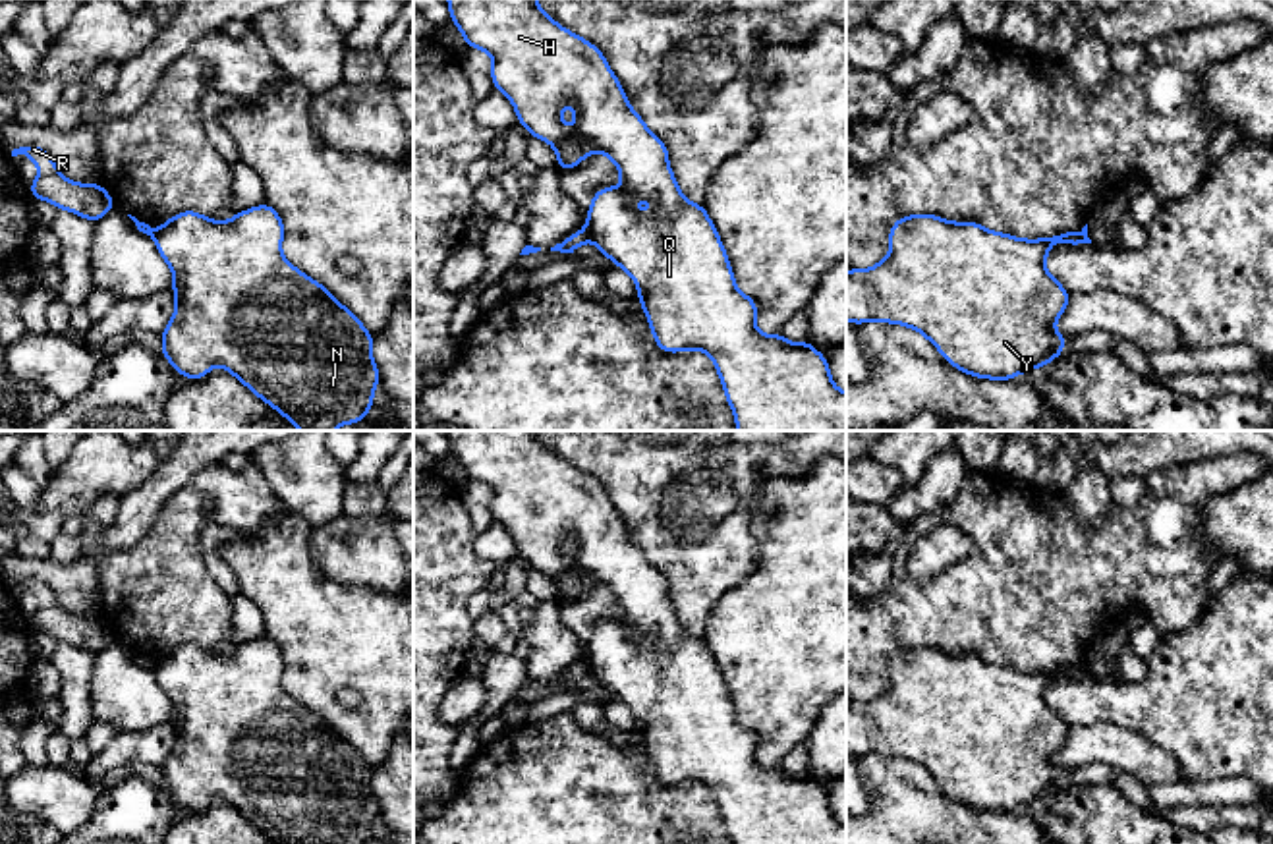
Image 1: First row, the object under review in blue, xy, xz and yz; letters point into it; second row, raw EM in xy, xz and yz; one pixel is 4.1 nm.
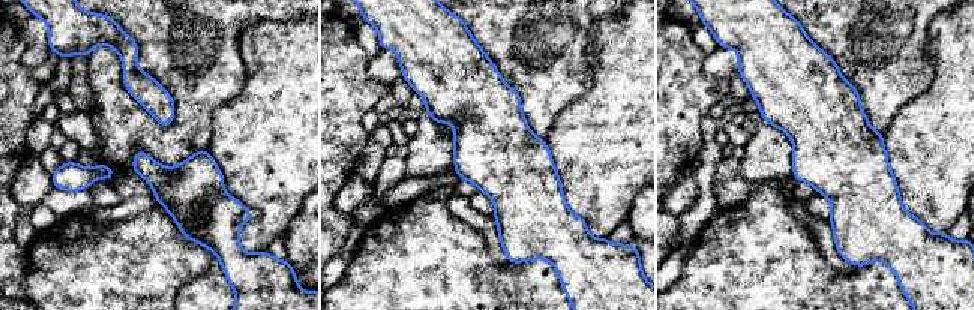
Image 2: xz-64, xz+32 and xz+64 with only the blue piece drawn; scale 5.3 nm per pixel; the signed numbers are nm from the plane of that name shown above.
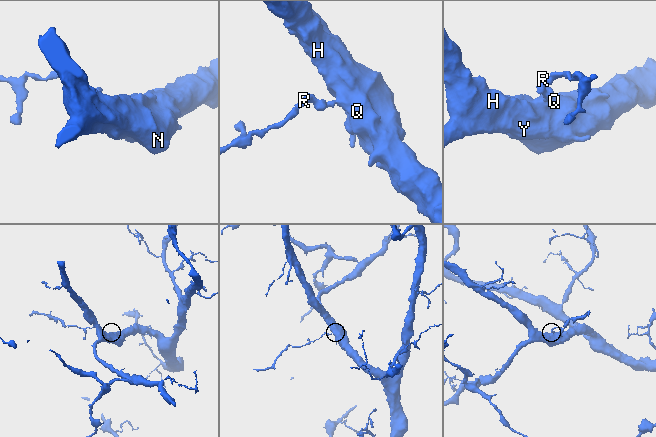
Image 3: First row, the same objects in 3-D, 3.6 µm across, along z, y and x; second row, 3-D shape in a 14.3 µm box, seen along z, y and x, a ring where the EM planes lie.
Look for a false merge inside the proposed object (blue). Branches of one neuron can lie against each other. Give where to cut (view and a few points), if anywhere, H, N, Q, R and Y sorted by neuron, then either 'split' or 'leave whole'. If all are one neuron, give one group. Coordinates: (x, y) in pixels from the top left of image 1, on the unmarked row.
cut xz (584, 663), (590, 671); groups H N Q Y / R; split

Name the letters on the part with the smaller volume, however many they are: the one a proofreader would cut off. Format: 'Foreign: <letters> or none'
Foreign: R

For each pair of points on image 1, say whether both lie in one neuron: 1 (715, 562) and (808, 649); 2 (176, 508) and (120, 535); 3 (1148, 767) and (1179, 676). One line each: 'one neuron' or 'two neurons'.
1: two neurons
2: two neurons
3: two neurons

